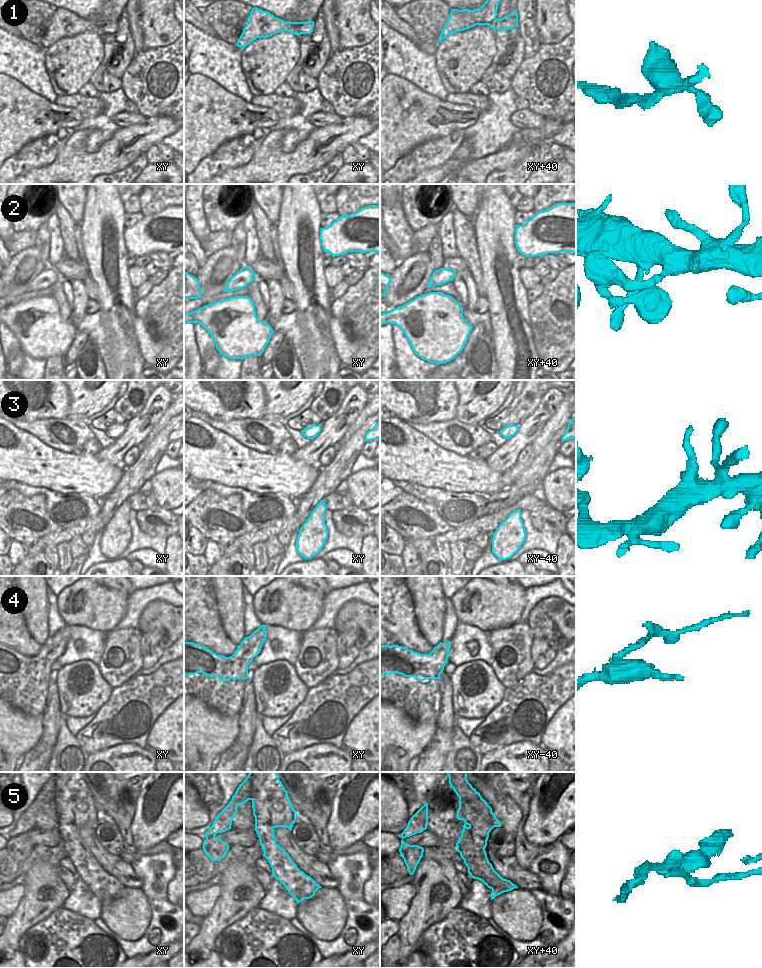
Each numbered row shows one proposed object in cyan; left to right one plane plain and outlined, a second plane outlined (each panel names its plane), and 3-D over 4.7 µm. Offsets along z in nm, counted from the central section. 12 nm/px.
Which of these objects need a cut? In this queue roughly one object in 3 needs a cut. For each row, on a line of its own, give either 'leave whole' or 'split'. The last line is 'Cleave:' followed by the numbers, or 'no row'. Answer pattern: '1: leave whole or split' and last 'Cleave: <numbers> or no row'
1: leave whole
2: leave whole
3: leave whole
4: split
5: split
Cleave: 4, 5

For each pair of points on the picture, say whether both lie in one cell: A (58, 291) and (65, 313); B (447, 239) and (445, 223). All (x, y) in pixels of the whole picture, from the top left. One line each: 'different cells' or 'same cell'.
A: same cell
B: same cell

